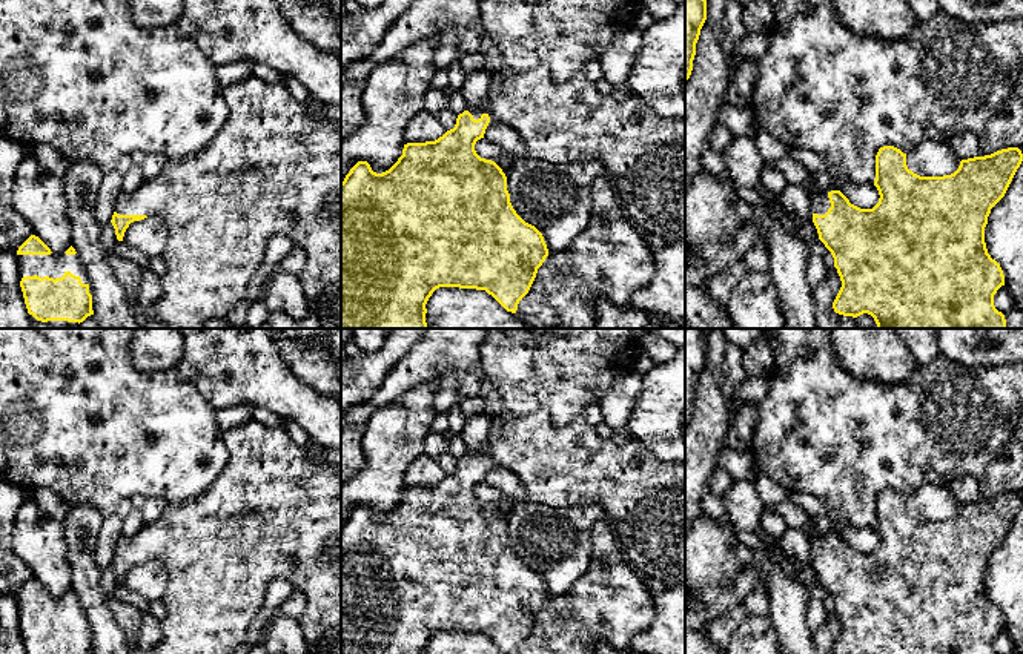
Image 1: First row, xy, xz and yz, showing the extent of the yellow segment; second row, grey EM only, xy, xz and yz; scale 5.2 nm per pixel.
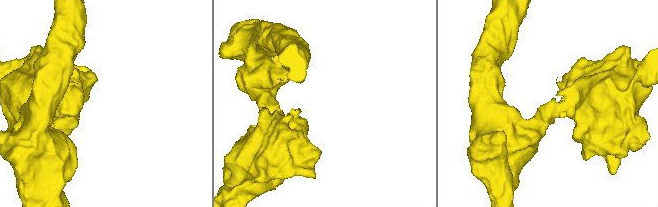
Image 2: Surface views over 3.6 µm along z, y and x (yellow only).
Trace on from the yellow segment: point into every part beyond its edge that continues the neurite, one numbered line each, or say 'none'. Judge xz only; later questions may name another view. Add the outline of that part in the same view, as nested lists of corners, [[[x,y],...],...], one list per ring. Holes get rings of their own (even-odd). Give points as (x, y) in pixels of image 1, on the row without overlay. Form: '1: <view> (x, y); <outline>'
1: xz (642, 498); [[[505,408],[490,416],[490,431],[484,451],[468,456],[475,464],[487,457],[490,461],[488,470],[499,465],[515,473],[525,488],[527,500],[562,510],[568,507],[601,507],[619,551],[644,579],[656,579],[667,586],[685,583],[684,462],[664,462],[636,439],[630,439],[624,445],[602,439],[581,415],[568,425],[555,427],[547,410],[521,415]]]

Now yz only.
1: yz (819, 547); [[[828,537],[813,539],[809,542],[811,542],[811,554],[813,554],[813,557],[825,559],[828,556],[828,553],[831,551]]]

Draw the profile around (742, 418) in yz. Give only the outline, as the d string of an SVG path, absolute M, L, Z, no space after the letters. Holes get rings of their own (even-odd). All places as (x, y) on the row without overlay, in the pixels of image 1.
M743 402L731 407L730 427L727 430L725 445L737 451L751 450L756 424L757 405Z

